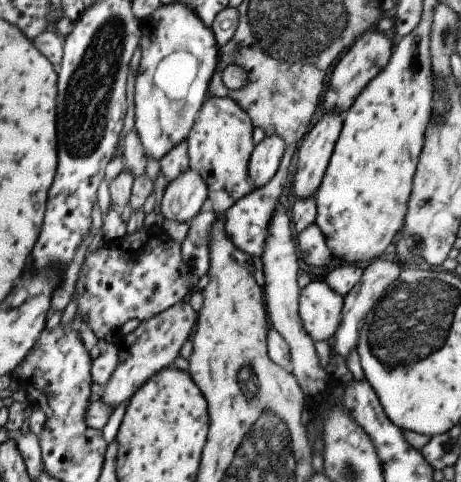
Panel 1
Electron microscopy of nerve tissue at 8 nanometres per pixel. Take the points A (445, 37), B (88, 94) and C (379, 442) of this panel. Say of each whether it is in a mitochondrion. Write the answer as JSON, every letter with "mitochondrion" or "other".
{"A":"mitochondrion","B":"mitochondrion","C":"other"}

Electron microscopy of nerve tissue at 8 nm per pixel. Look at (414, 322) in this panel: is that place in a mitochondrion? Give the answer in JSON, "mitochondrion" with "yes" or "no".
{"mitochondrion":"yes"}

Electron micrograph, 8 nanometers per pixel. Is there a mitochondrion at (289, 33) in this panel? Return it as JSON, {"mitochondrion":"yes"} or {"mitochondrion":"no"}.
{"mitochondrion":"yes"}

